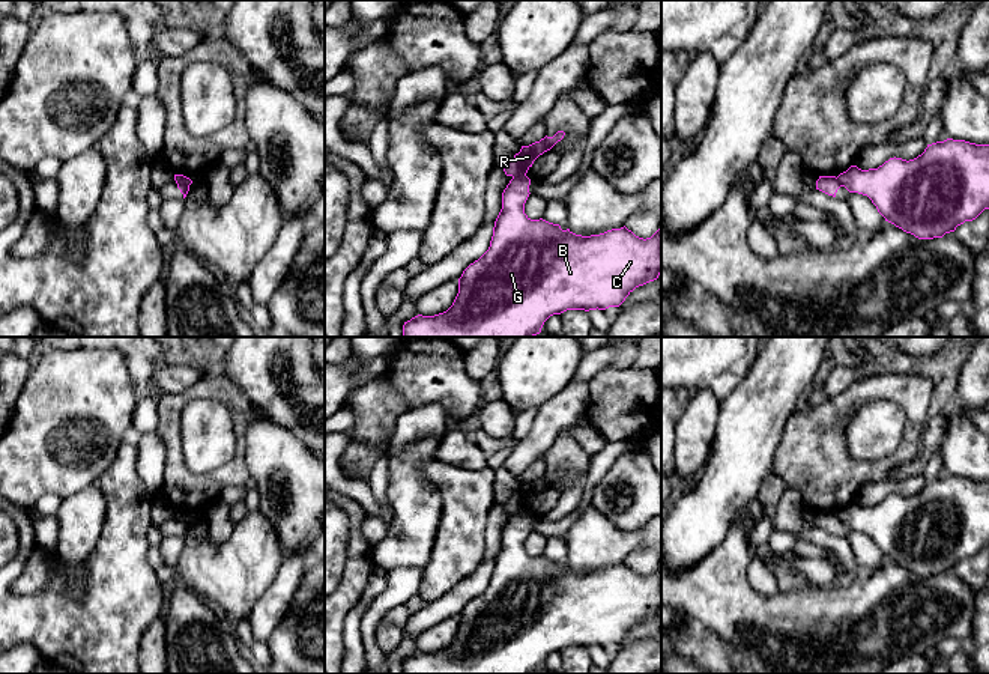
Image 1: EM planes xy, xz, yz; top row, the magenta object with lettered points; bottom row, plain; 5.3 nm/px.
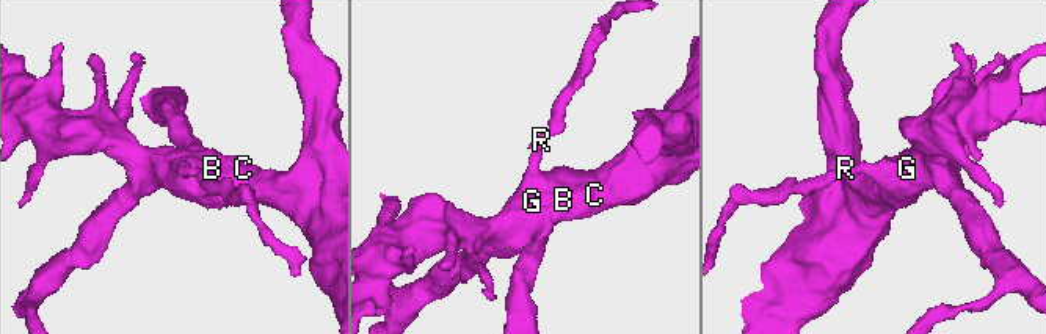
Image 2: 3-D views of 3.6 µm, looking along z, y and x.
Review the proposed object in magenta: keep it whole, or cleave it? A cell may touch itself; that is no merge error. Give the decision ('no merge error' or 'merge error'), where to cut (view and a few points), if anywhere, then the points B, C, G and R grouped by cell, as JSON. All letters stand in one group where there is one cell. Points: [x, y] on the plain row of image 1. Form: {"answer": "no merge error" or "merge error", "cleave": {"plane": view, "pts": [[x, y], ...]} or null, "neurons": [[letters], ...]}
{"answer": "merge error", "cleave": {"plane": "xz", "pts": [[525, 512], [513, 515]]}, "neurons": [["B", "C", "G"], ["R"]]}

